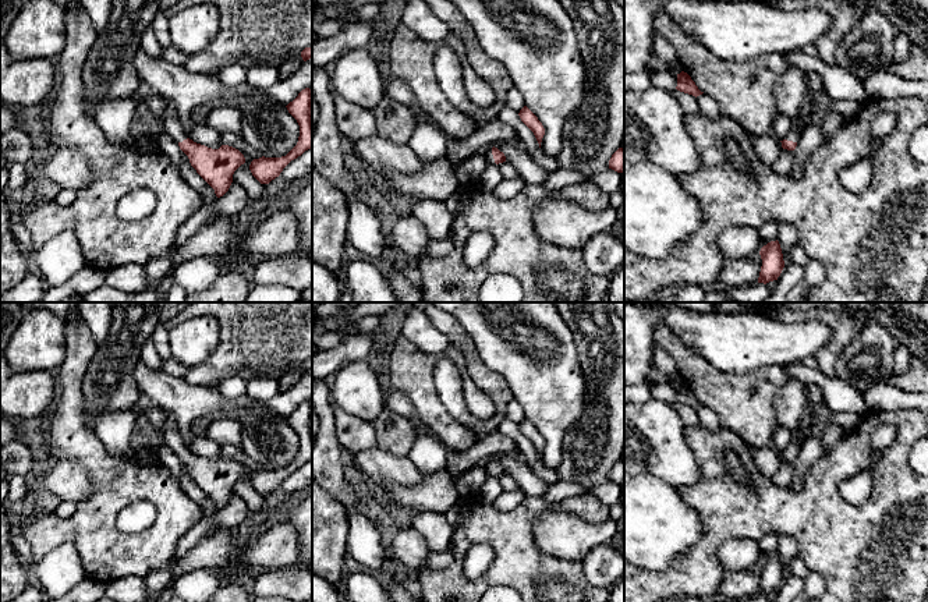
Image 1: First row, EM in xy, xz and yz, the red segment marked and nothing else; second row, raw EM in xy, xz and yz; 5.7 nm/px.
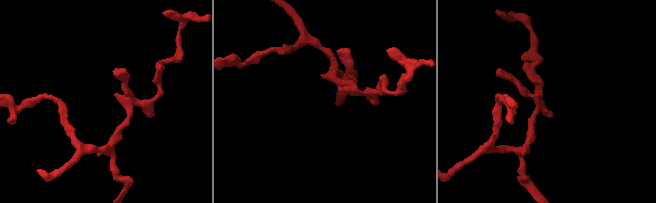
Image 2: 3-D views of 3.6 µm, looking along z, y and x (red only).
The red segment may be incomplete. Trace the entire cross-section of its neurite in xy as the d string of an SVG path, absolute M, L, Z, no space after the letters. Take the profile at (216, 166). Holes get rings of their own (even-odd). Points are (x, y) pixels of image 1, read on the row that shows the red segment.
M164 99L163 123L196 173L215 190L217 198L223 196L233 183L234 171L245 163L244 155L229 145L212 149L190 139L174 103L167 99Z

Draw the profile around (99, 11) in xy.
M78 0L81 8L88 14L98 35L105 29L111 14L111 0Z

